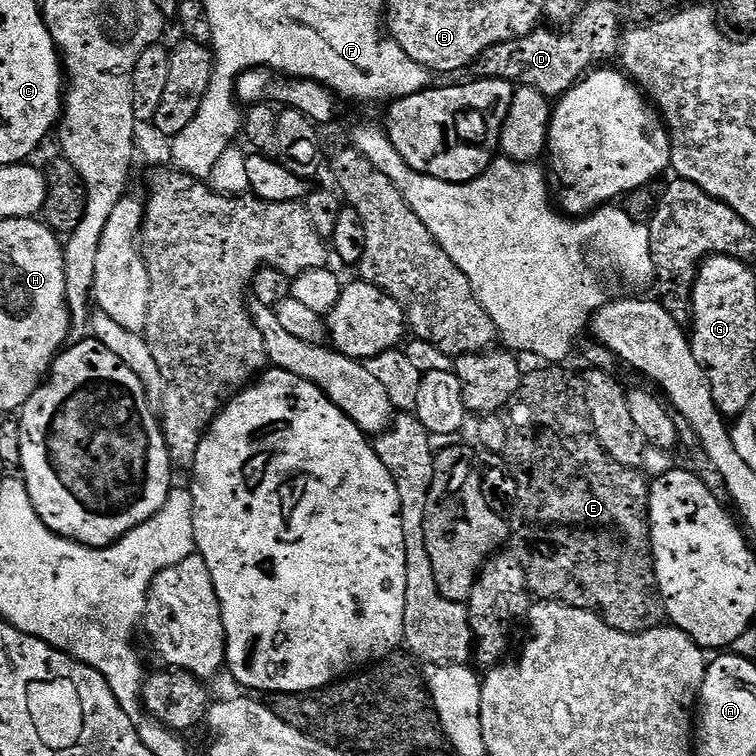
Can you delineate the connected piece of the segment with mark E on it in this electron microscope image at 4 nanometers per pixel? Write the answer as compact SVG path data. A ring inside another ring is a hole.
M564 366L541 368L544 368L541 372L532 372L529 376L527 373L521 379L520 389L512 395L512 400L507 406L508 441L503 453L512 479L516 482L516 499L510 513L510 548L515 552L518 562L522 562L528 591L540 602L565 604L571 608L586 610L598 617L606 626L619 632L645 632L651 628L659 628L665 623L666 617L664 603L660 597L660 587L656 581L656 563L652 557L652 529L648 527L649 481L637 469L627 468L614 462L614 458L610 458L610 454L606 454L606 450L598 442L588 417L588 403L584 397L584 385L581 377L567 372Z

